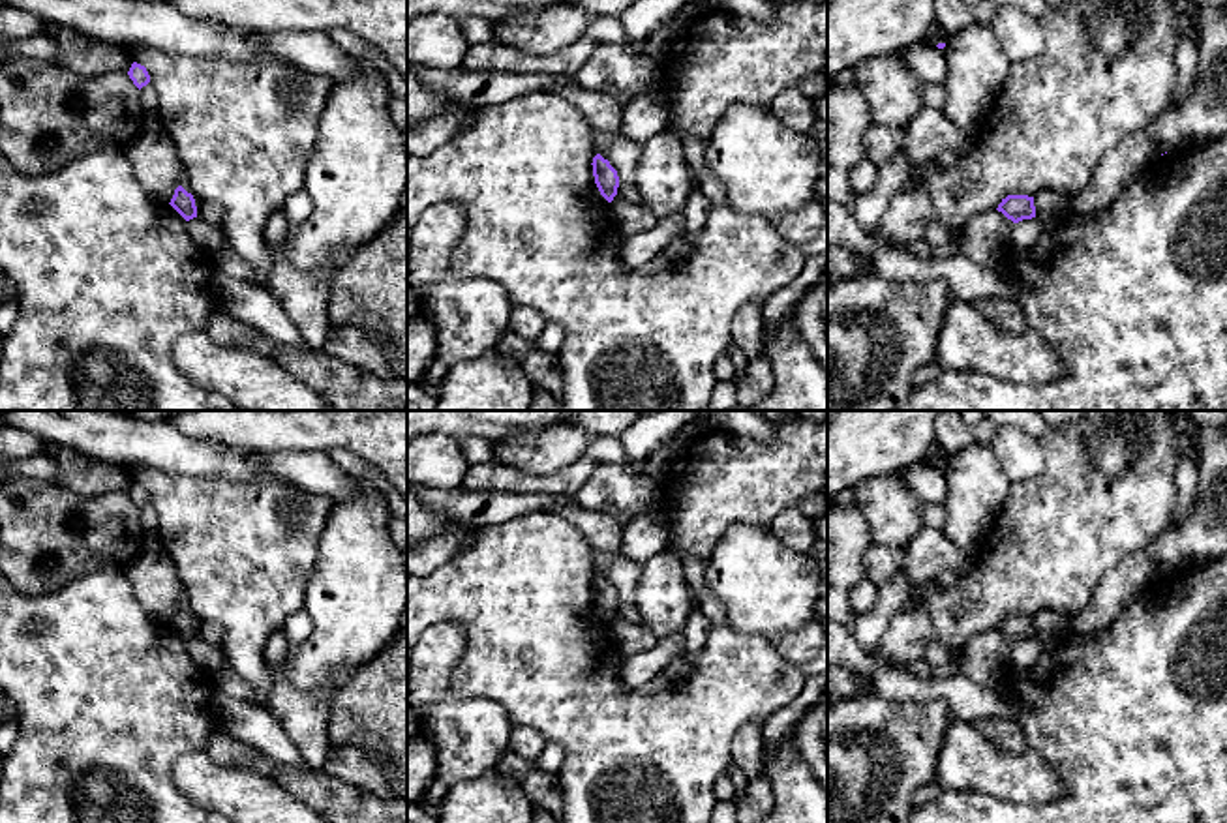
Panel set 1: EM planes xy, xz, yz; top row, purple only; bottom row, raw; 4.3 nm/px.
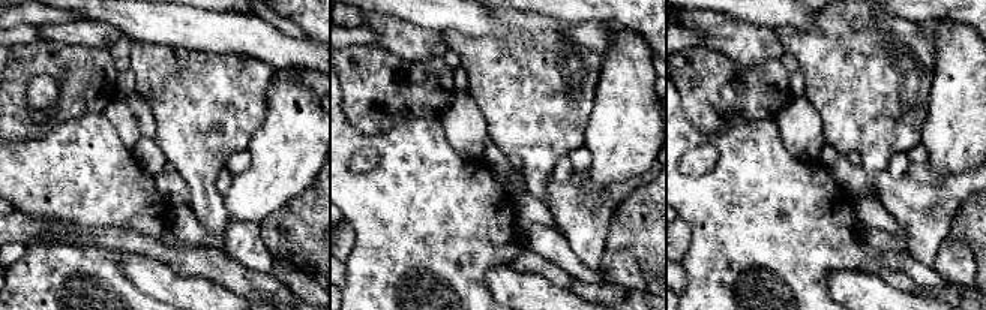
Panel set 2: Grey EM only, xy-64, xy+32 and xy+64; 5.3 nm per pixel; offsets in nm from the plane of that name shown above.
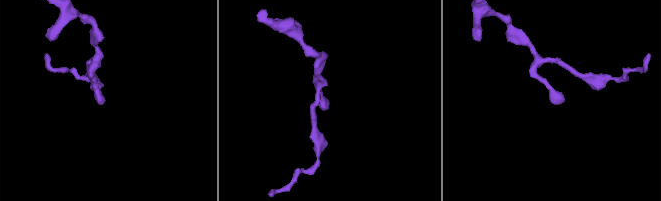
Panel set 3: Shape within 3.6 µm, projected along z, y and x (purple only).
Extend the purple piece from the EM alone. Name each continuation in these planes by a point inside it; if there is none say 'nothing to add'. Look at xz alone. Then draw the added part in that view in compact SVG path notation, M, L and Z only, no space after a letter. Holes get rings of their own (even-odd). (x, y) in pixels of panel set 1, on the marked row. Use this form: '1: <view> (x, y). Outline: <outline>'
nothing to add

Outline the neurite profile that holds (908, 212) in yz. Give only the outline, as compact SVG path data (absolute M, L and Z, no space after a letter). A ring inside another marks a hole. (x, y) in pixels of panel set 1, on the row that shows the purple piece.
M910 186L891 197L874 238L886 249L899 249L923 240L931 219L931 197L923 189Z

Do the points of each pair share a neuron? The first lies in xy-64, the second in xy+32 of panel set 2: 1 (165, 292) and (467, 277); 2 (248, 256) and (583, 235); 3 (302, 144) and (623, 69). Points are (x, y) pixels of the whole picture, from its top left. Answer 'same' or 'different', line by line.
1: different
2: same
3: same

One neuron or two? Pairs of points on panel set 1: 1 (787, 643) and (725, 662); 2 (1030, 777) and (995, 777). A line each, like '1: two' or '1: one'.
1: two
2: one

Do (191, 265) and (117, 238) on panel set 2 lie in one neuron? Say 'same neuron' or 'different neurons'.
same neuron

